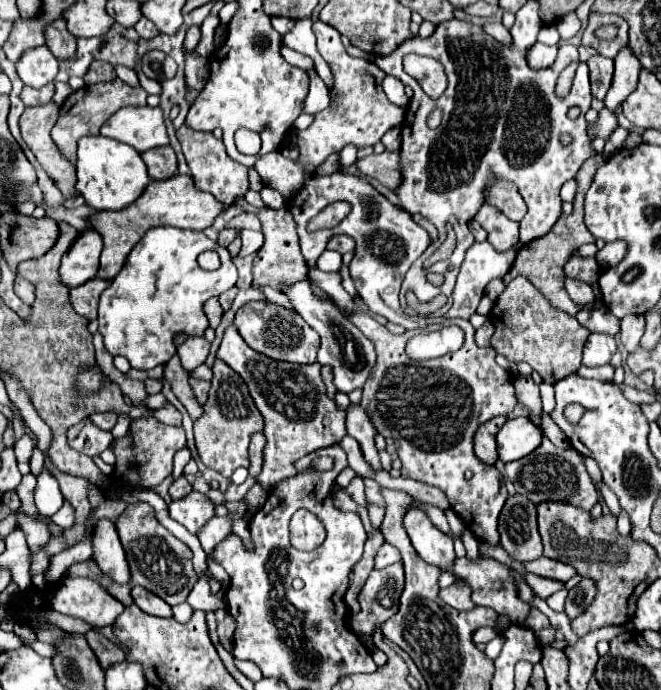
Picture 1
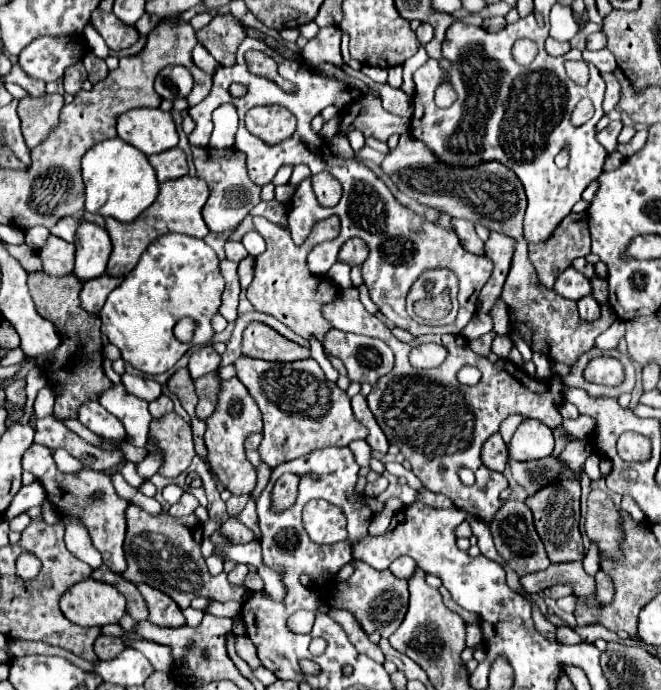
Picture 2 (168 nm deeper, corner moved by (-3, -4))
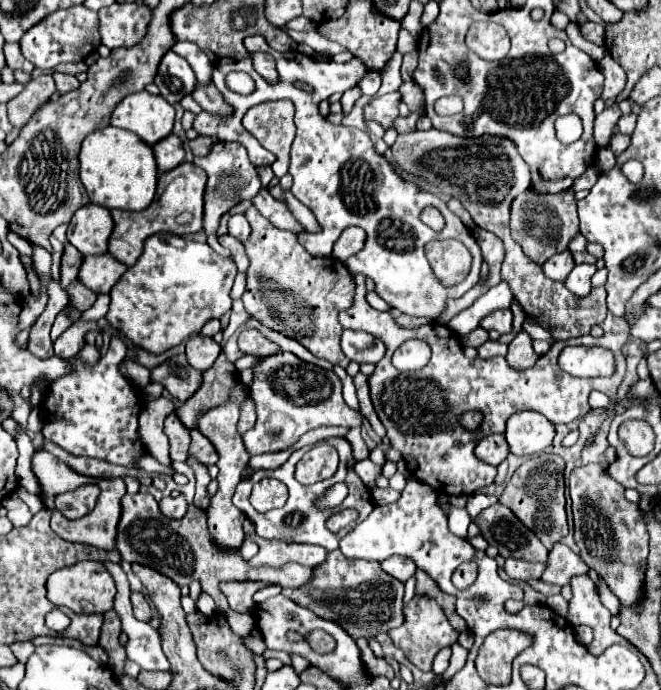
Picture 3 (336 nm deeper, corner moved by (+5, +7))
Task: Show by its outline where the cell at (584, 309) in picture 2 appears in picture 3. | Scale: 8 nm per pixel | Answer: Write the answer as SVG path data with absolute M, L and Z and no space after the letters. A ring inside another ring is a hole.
M587 263L575 265L573 271L569 273L567 281L565 281L567 289L571 289L579 297L585 297L591 291L591 277L595 271L597 271L595 265L587 265Z

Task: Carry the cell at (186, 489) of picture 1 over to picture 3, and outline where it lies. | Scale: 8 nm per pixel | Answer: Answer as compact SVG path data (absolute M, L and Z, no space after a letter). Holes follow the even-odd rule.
M179 495L179 497L163 497L159 501L159 509L161 509L163 517L179 519L179 517L183 517L187 513L187 501L185 501L183 495Z

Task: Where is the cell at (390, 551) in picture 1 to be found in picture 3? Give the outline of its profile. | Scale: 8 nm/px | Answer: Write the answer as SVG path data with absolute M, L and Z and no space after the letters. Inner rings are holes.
M397 555L385 559L385 561L381 563L381 567L383 567L385 573L389 573L389 575L395 577L395 579L399 579L401 583L405 583L407 579L411 579L411 577L415 575L415 569L417 569L411 559L407 559L407 557L397 557Z

